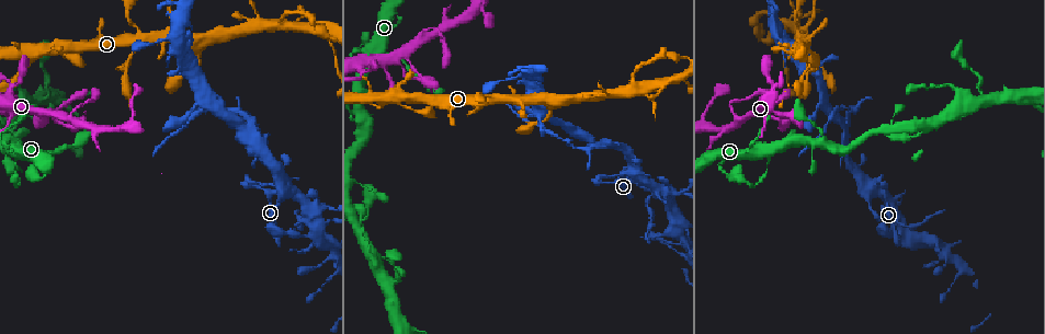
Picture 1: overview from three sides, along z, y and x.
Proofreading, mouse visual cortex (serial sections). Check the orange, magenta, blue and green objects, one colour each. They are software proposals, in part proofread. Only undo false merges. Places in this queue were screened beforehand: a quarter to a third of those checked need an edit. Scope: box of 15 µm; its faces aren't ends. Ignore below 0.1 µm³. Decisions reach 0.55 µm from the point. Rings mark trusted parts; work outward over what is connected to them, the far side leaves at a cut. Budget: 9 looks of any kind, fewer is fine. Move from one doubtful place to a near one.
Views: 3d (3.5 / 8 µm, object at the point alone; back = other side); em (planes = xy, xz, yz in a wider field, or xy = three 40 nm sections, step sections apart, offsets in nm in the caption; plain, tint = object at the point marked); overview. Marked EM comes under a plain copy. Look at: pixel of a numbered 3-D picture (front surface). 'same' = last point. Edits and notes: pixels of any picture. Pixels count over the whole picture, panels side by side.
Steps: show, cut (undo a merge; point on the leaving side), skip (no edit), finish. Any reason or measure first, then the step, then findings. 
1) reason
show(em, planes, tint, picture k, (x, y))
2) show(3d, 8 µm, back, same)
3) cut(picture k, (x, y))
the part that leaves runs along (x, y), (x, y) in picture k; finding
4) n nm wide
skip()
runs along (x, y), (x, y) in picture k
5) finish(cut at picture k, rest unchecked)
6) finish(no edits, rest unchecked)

three-way junction
show(3d, 3.5 µm, back, picture 1, (844, 134))

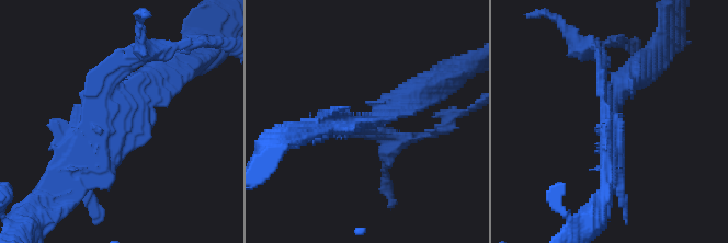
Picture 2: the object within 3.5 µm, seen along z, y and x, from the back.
now the EM
show(em, xy, step 3, tint, picture 2, (105, 129))

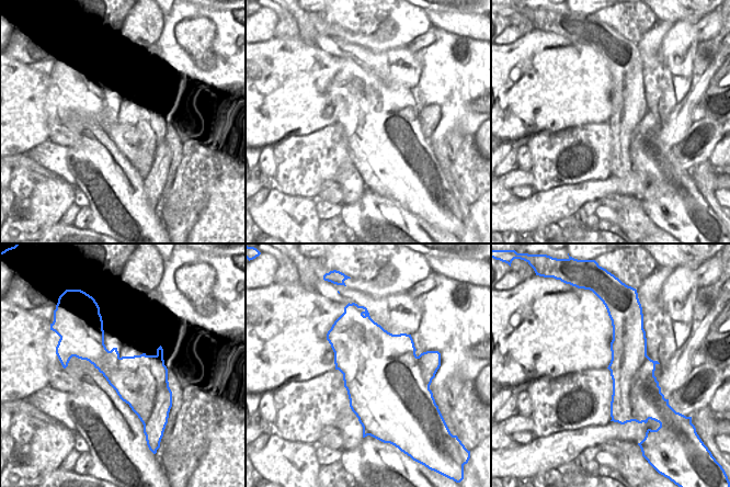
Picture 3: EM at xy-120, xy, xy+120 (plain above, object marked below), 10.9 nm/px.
cut it another way
show(em, xy, step 1, tint, same)

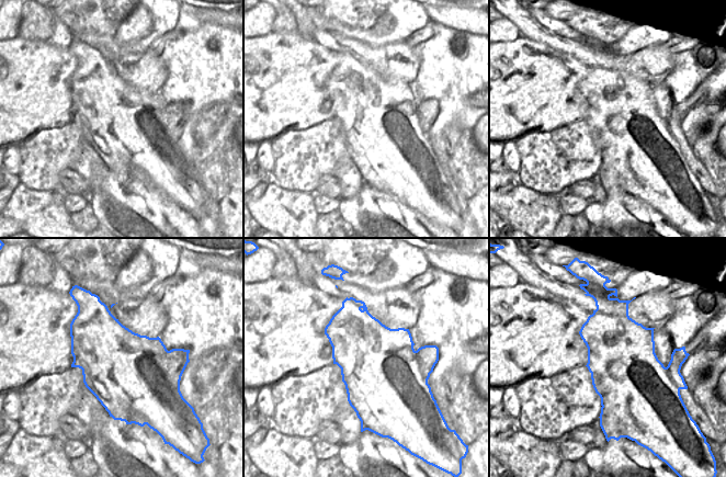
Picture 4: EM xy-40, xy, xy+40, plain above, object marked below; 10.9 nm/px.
skip()
runs along (59, 185), (154, 78) in picture 2; continuous, no second cell

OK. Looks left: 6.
three arms meet
show(3d, 3.5 µm, picture 1, (401, 56))

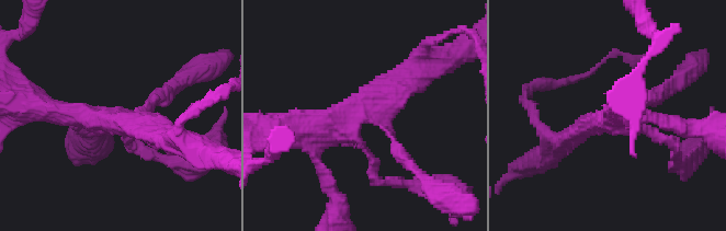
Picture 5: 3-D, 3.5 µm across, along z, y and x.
show(em, planes, tint, picture 5, (122, 118))

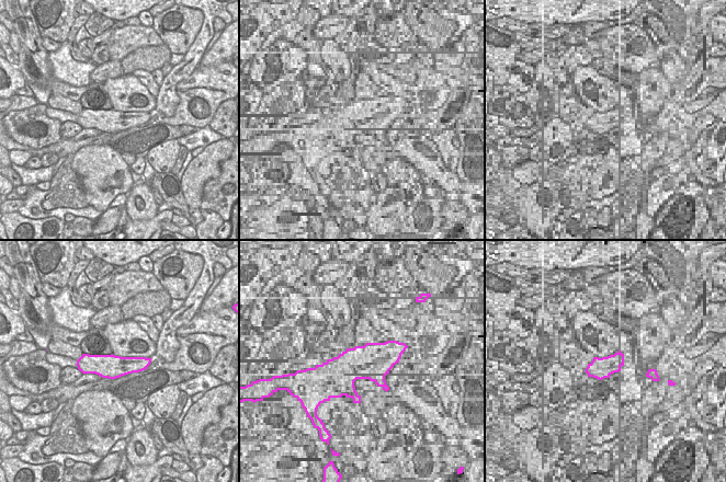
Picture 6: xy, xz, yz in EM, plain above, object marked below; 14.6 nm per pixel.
skip()
runs along (56, 111), (137, 117), (163, 93) in picture 5; continuous, no second cell

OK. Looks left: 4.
calibre changes
show(3d, 3.5 µm, picture 1, (754, 148))

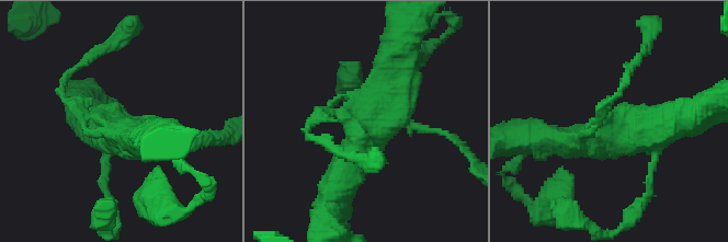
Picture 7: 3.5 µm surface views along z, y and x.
shape alone is not enough
show(em, xy, step 2, tint, picture 7, (605, 129))

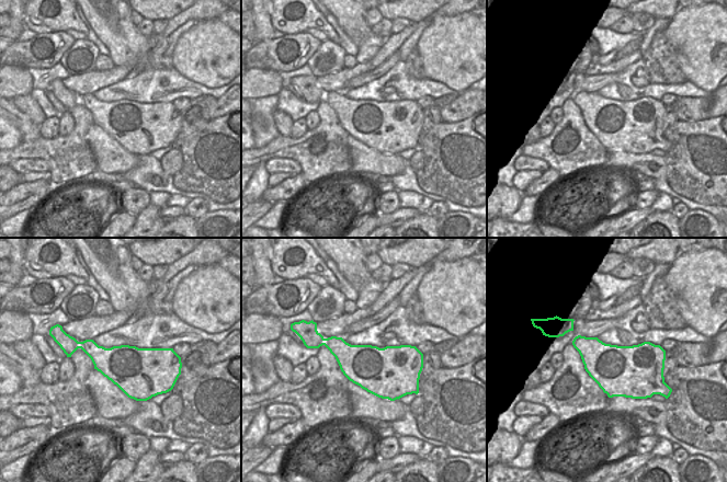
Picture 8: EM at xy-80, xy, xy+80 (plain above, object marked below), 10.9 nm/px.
skip()
runs along (390, 79), (307, 131) in picture 7; continuous, no second cell

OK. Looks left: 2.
side arm on a straight run
show(3d, 8 µm, back, picture 1, (371, 258))

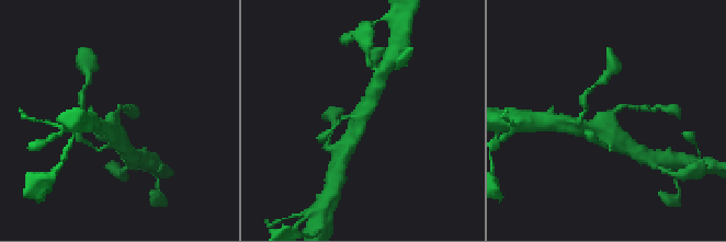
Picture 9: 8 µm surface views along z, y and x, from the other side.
zoom in
show(3d, 3.5 µm, picture 9, (611, 125))

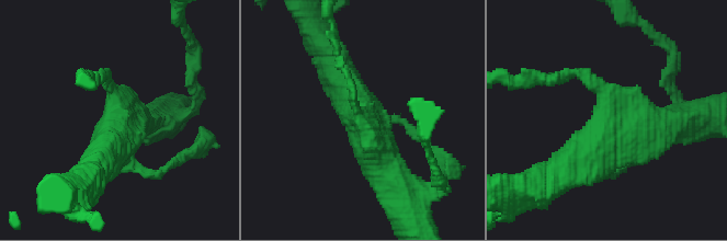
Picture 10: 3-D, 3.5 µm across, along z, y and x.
skip()
runs along (336, 71), (393, 188) in picture 10; all the same cell

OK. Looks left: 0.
finish(no edits, rest unchecked)

